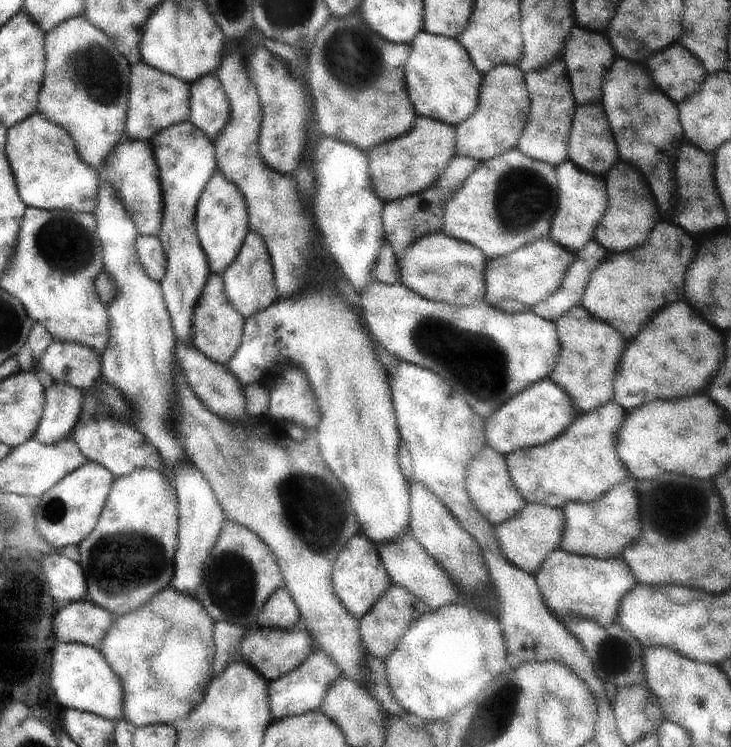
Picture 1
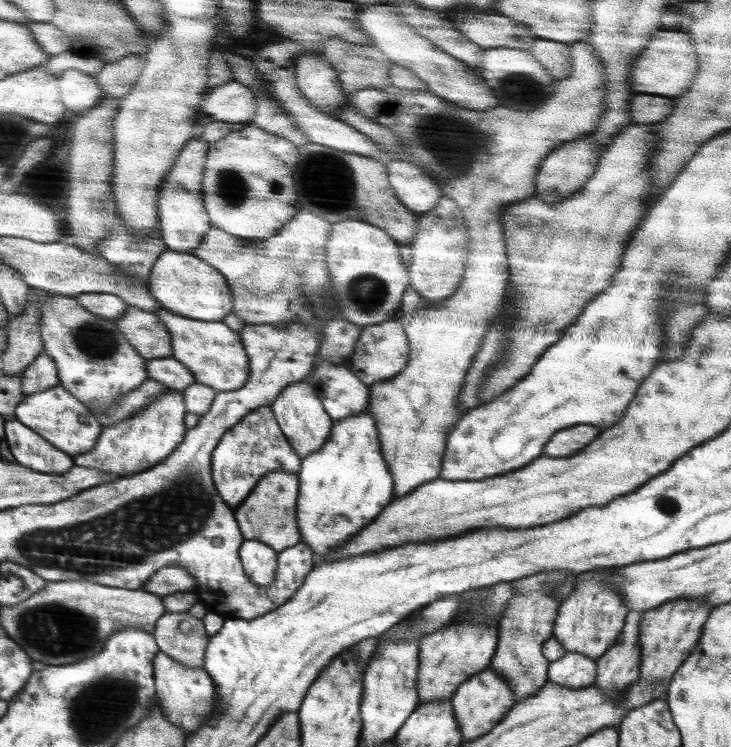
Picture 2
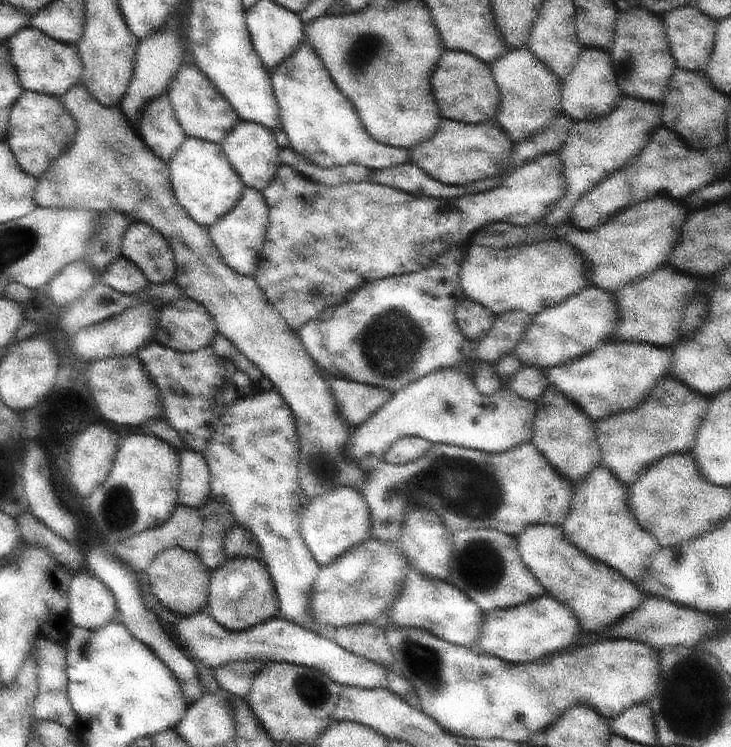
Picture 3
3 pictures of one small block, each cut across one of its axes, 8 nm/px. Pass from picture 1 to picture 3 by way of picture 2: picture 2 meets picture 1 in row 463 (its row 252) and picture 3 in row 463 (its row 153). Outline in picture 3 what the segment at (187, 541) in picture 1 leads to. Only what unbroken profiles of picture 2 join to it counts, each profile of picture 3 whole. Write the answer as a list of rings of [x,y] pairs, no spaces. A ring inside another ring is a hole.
[[[178,449],[181,454],[182,480],[180,485],[181,504],[199,510],[210,497],[212,473],[202,450]]]

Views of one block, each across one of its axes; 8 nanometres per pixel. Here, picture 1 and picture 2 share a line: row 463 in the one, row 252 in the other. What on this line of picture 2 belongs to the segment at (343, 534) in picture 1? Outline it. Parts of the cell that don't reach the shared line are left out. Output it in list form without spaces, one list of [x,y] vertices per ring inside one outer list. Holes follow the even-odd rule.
[[[301,210],[274,236],[252,239],[250,240],[252,244],[244,244],[248,240],[232,236],[221,228],[210,228],[210,232],[202,239],[201,246],[191,253],[209,262],[225,276],[233,294],[233,313],[248,325],[300,321],[300,323],[314,325],[324,334],[325,320],[330,318],[330,313],[339,316],[337,310],[339,302],[334,292],[333,278],[330,277],[328,264],[326,264],[326,246],[332,232],[333,223],[308,210]]]

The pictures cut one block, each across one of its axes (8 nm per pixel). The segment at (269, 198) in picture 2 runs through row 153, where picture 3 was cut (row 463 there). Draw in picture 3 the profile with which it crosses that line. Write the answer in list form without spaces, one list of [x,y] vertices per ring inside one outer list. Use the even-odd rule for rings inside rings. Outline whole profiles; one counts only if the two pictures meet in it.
[[[268,390],[249,396],[238,396],[236,402],[225,405],[223,414],[213,428],[208,446],[204,448],[204,458],[208,460],[212,473],[209,501],[224,504],[234,518],[234,525],[242,526],[253,534],[255,545],[260,547],[260,557],[273,577],[277,586],[278,598],[281,602],[281,612],[286,619],[308,629],[315,630],[312,598],[315,587],[321,577],[321,567],[314,558],[306,542],[300,536],[300,496],[302,490],[298,484],[301,472],[298,472],[298,460],[301,460],[301,448],[298,448],[298,435],[294,426],[294,414],[289,403],[282,398],[279,391]]]

